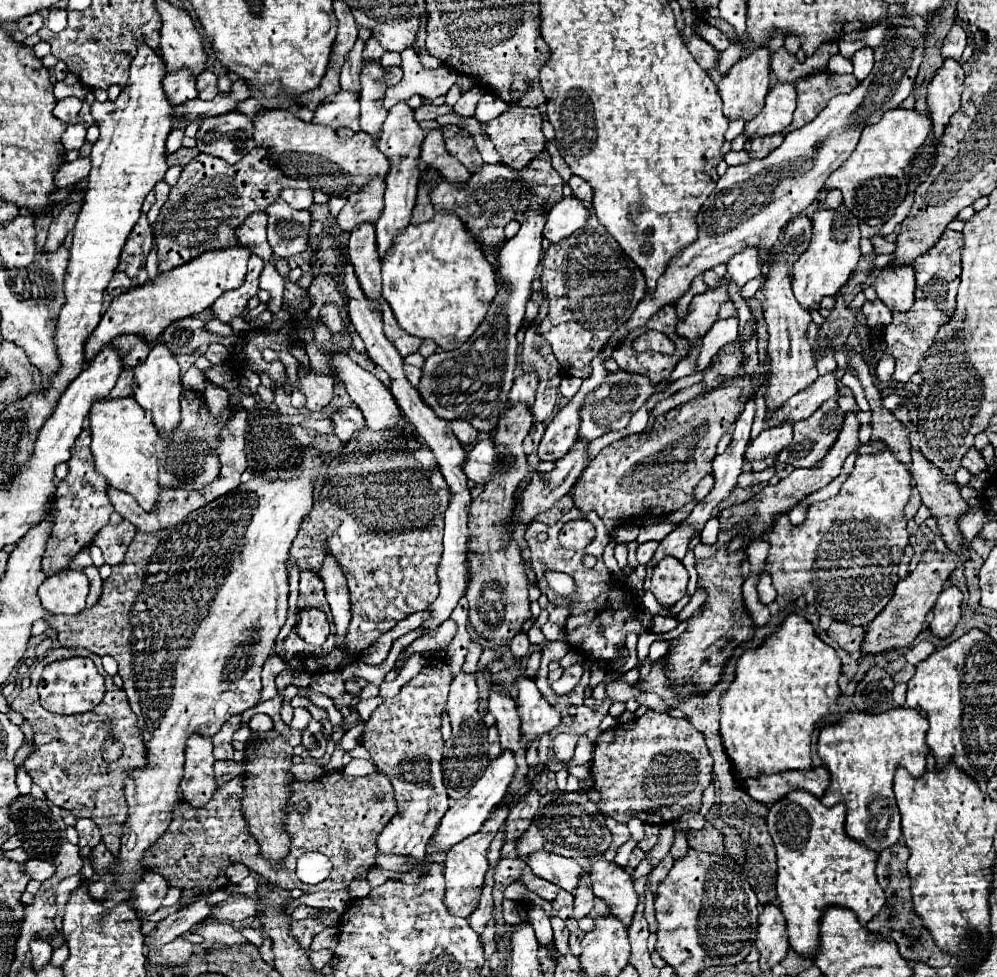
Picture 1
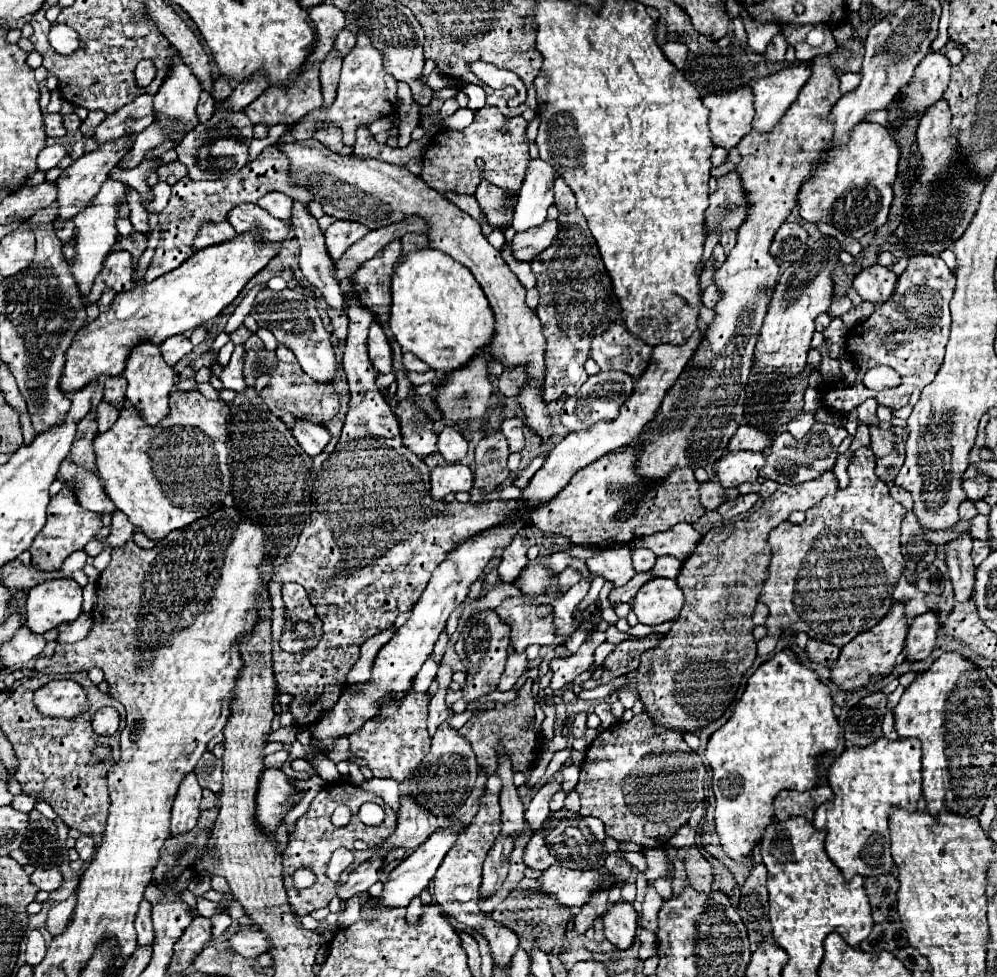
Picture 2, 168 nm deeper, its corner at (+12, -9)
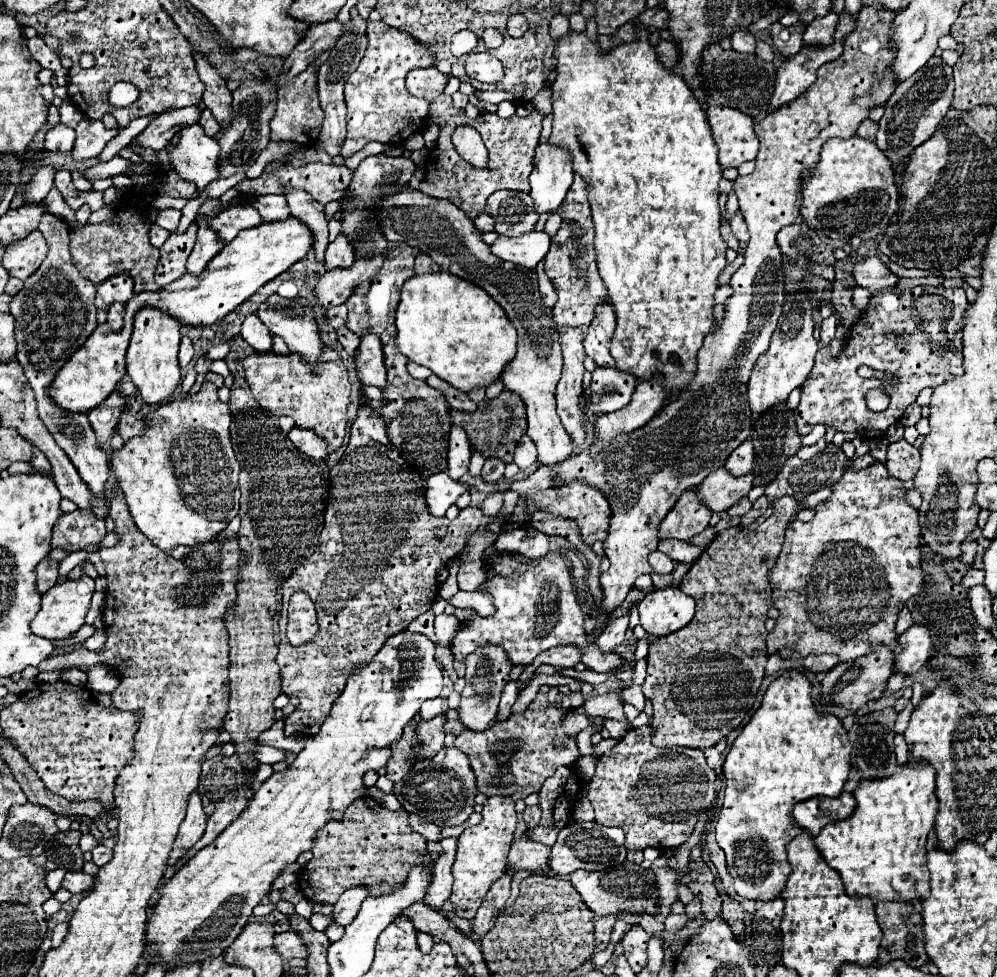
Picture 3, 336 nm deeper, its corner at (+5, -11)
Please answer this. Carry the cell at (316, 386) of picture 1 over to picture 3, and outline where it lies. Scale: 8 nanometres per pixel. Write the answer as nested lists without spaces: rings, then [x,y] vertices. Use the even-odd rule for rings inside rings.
[[[329,346],[324,348],[318,361],[312,366],[299,354],[280,356],[267,352],[252,354],[242,364],[246,382],[262,408],[270,410],[274,416],[292,416],[300,428],[312,428],[328,442],[328,450],[334,452],[344,442],[351,384],[340,354]],[[308,367],[316,369],[309,370]]]

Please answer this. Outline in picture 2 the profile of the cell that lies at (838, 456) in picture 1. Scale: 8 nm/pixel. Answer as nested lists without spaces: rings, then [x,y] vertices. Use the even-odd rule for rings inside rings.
[[[827,472],[813,482],[803,482],[797,486],[779,486],[769,498],[763,500],[763,506],[749,518],[725,524],[719,534],[717,528],[711,528],[701,538],[695,552],[683,562],[681,574],[677,576],[677,586],[685,594],[685,606],[679,618],[673,622],[671,630],[661,638],[661,642],[655,648],[649,648],[641,654],[641,662],[635,672],[637,694],[645,704],[645,712],[649,712],[649,718],[653,718],[657,726],[657,734],[661,734],[661,730],[697,732],[715,722],[715,718],[721,718],[725,710],[731,706],[741,686],[741,678],[751,668],[757,656],[757,644],[753,638],[755,624],[751,616],[759,602],[761,586],[767,578],[771,562],[771,550],[767,542],[769,532],[781,522],[785,522],[793,510],[809,510],[821,498],[833,492],[837,492],[837,480],[833,472]]]

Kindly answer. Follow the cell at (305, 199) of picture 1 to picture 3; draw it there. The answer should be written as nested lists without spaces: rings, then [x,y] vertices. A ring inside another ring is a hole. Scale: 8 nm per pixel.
[[[266,194],[260,196],[260,200],[254,200],[252,206],[260,212],[264,222],[276,222],[276,220],[286,220],[290,216],[288,212],[288,202],[284,194]]]

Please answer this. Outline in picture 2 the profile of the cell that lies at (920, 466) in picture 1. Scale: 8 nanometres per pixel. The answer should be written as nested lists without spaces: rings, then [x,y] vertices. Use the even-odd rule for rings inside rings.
[[[965,534],[949,544],[945,544],[947,550],[947,566],[949,566],[949,578],[955,588],[955,600],[967,602],[973,596],[973,582],[975,582],[975,564],[971,560],[971,536]]]

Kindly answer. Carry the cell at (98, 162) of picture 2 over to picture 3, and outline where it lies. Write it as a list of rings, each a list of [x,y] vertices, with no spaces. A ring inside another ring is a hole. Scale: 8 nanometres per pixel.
[[[196,104],[194,106],[188,106],[188,108],[180,108],[180,110],[162,112],[126,148],[134,150],[138,146],[138,148],[162,150],[168,144],[168,140],[180,128],[184,128],[184,124],[192,124],[192,120],[198,120],[198,118],[200,118],[200,106],[196,106]]]

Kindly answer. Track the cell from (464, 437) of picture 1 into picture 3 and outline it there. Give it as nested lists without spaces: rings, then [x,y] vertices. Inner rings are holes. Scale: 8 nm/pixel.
[[[452,426],[450,446],[448,446],[448,468],[446,468],[452,478],[460,480],[460,476],[464,476],[468,472],[470,454],[472,454],[472,446],[470,446],[470,440],[468,440],[464,428]]]

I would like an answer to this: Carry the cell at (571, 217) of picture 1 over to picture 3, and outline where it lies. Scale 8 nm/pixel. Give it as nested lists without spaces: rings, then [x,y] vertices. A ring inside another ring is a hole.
[[[532,230],[516,238],[500,236],[490,248],[492,248],[492,254],[496,254],[500,260],[508,260],[516,266],[532,270],[546,256],[550,248],[550,240],[552,238],[546,232]]]

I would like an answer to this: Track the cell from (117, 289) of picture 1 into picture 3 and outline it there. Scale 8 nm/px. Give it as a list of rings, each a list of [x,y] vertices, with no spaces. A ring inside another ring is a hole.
[[[114,302],[108,308],[108,324],[112,330],[120,330],[122,328],[122,318],[124,318],[124,304],[122,302]]]

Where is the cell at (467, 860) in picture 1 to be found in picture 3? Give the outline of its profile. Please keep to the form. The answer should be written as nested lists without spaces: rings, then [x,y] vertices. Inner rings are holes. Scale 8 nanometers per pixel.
[[[490,796],[482,806],[482,822],[466,828],[458,836],[458,854],[452,866],[454,888],[450,896],[456,916],[468,920],[476,916],[476,910],[480,908],[488,888],[492,886],[494,880],[498,880],[498,876],[502,876],[502,872],[508,866],[508,848],[514,840],[514,830],[516,830],[514,800],[510,796]]]

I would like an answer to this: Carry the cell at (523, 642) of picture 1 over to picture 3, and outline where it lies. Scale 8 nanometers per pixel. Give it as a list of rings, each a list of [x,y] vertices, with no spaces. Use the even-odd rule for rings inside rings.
[[[512,680],[512,682],[506,684],[506,688],[504,688],[504,692],[502,692],[502,698],[500,698],[500,710],[498,710],[496,720],[504,720],[504,718],[510,716],[510,708],[512,708],[512,704],[516,702],[518,692],[520,692],[520,690],[518,690],[518,680]]]

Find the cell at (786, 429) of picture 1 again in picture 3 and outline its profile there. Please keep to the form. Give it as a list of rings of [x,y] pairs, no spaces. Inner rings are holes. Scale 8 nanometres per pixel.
[[[722,466],[698,486],[698,496],[712,512],[724,512],[740,498],[744,498],[752,486],[754,486],[752,472],[748,472],[746,476],[732,476]]]

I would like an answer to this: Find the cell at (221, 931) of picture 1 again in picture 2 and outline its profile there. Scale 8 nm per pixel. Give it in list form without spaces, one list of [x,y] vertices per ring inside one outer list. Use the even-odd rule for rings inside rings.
[[[249,928],[233,934],[233,938],[229,942],[231,942],[233,950],[245,958],[257,958],[259,954],[265,954],[271,950],[269,938],[265,938],[265,934],[261,934],[257,930],[249,930]]]

